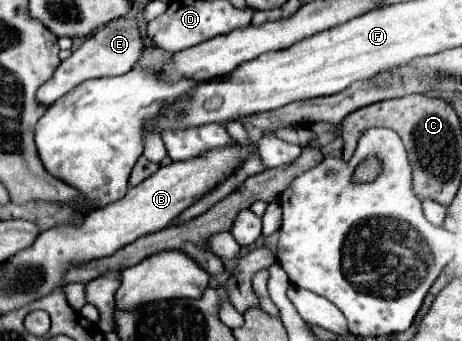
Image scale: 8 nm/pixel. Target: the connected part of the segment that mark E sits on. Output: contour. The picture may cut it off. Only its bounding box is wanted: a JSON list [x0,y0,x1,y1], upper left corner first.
[37,18,145,104]

